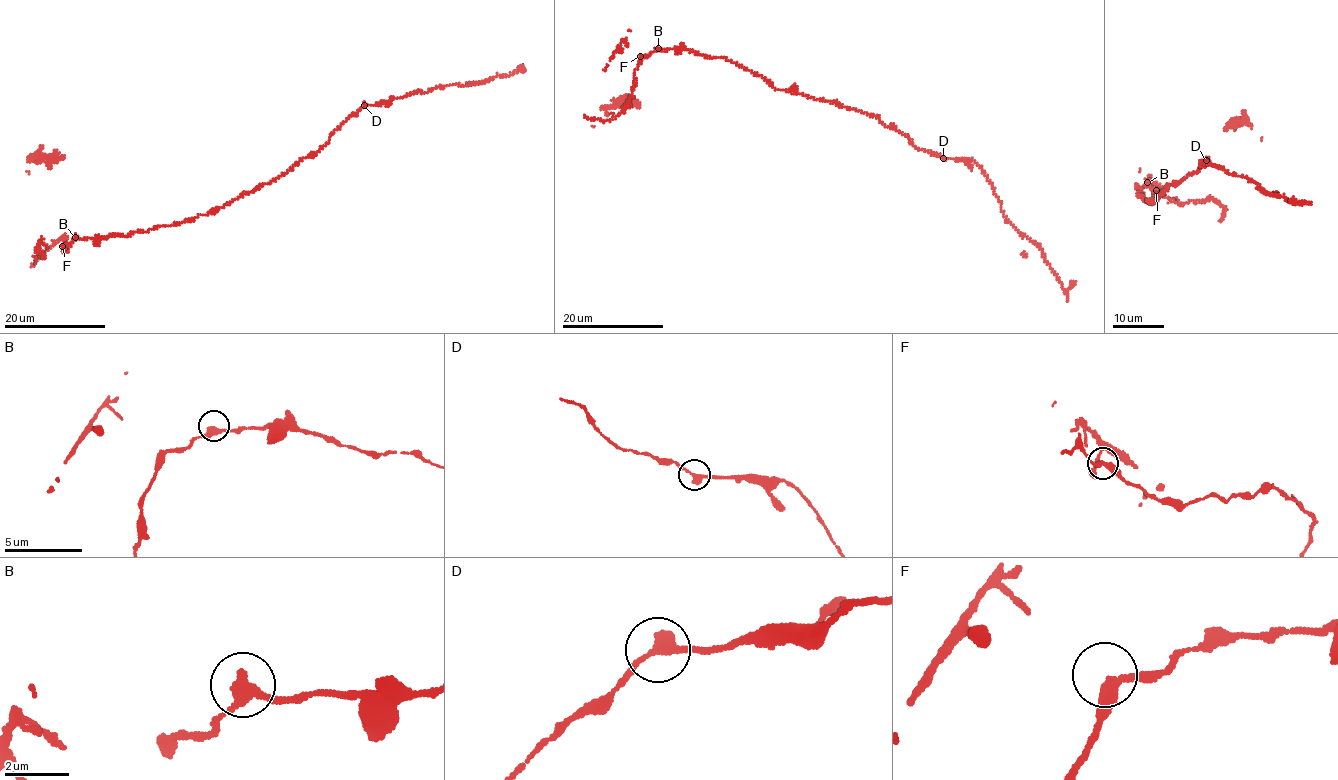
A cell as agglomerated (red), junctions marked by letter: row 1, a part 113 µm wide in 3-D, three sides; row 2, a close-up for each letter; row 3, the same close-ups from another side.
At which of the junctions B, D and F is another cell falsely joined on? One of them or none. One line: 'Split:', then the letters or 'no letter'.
Split: no letter

